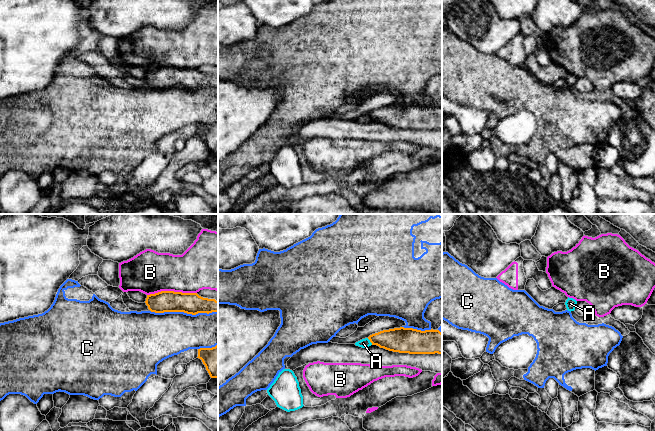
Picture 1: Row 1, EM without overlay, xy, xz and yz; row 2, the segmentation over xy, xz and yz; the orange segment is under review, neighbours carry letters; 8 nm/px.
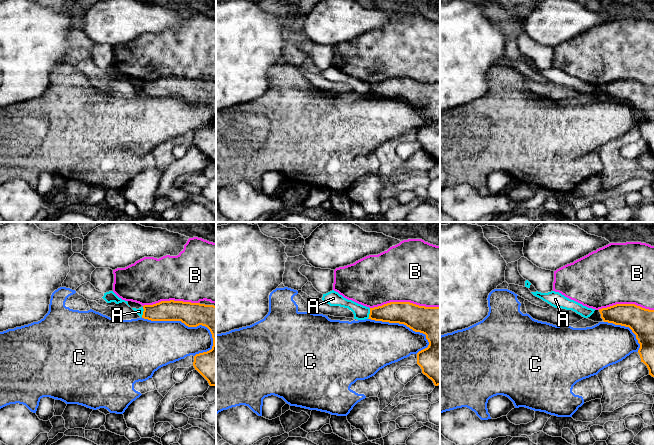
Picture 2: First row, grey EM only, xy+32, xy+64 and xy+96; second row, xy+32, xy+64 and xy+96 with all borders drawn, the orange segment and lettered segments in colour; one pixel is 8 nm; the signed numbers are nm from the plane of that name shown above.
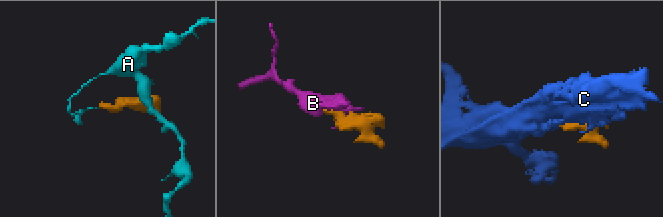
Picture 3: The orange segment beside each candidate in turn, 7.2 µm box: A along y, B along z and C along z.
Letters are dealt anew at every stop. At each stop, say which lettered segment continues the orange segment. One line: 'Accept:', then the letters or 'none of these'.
Accept: none of these

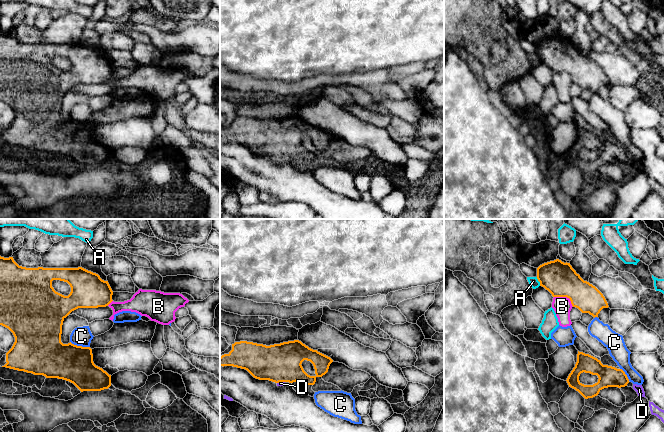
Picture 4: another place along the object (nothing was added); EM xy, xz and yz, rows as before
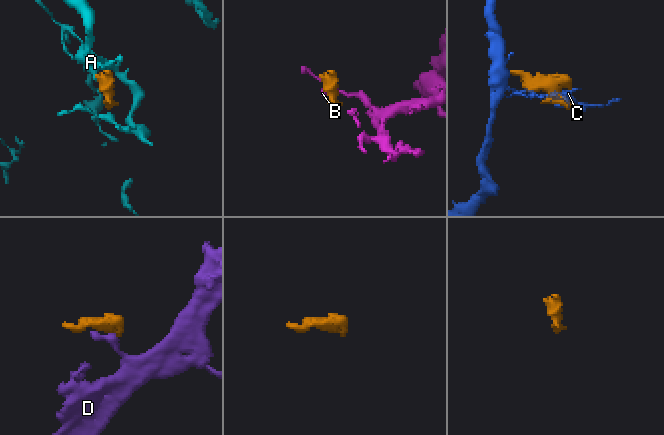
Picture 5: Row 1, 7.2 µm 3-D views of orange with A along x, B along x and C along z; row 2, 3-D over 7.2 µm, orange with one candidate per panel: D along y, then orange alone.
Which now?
Accept: D

